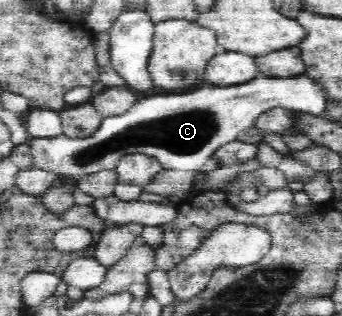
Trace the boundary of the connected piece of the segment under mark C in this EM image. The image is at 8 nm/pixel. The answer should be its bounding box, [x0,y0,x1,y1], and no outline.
[27,75,326,182]

